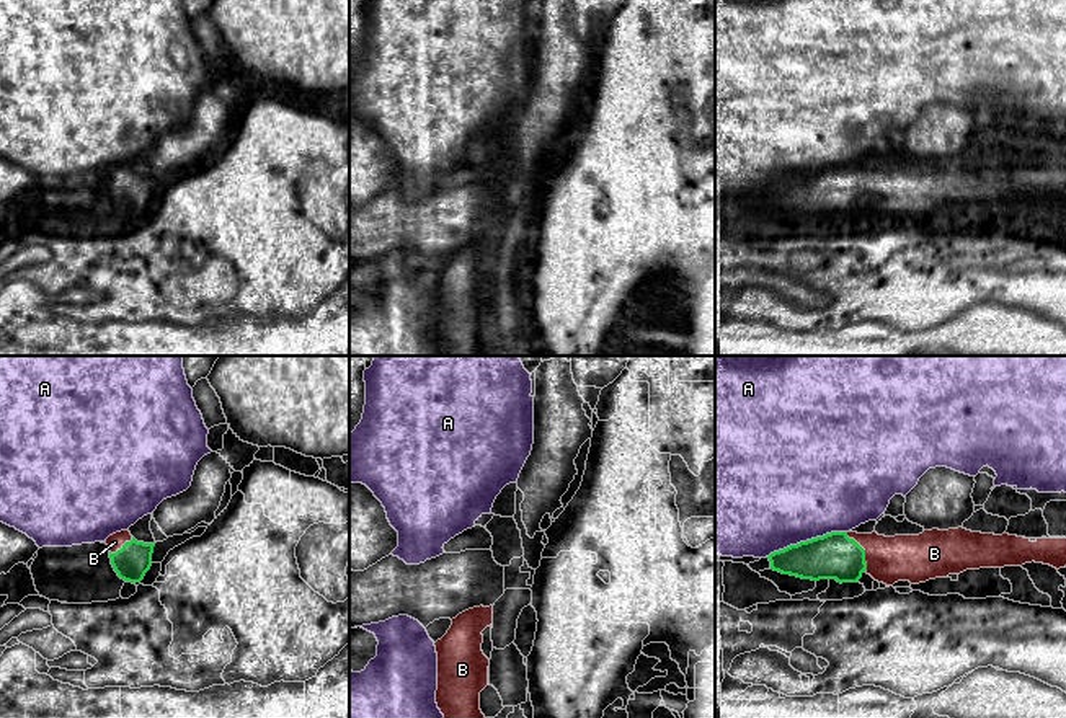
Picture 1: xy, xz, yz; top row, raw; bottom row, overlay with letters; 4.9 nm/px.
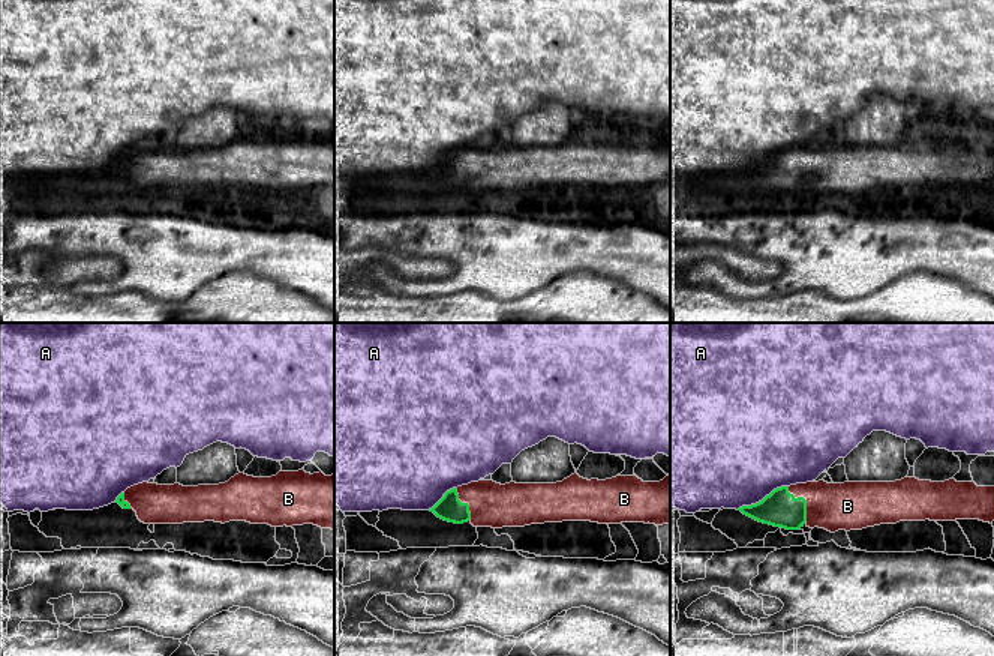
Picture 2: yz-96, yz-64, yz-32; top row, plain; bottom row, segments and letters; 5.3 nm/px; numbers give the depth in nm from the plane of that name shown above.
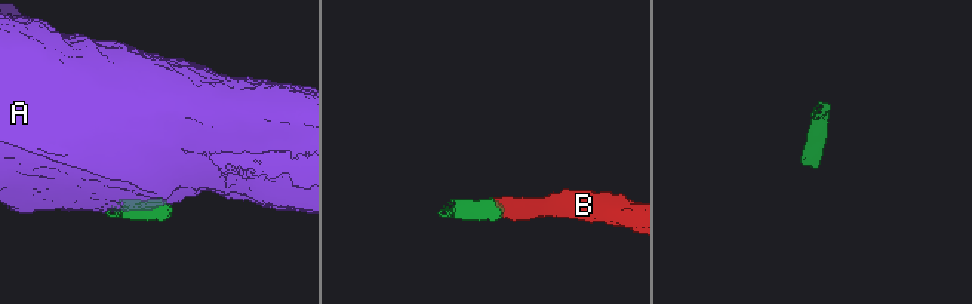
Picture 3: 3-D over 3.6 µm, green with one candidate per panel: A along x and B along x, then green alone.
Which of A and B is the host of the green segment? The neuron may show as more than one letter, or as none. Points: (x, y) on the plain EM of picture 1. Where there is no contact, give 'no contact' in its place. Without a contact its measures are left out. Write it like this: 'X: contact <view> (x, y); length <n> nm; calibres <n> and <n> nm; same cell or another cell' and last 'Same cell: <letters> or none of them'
A: contact yz (807, 175); length 420 nm; calibres 220 and 500 nm; another cell
B: contact yz (864, 185); length 220 nm; calibres 220 and 220 nm; same cell
Same cell: B

